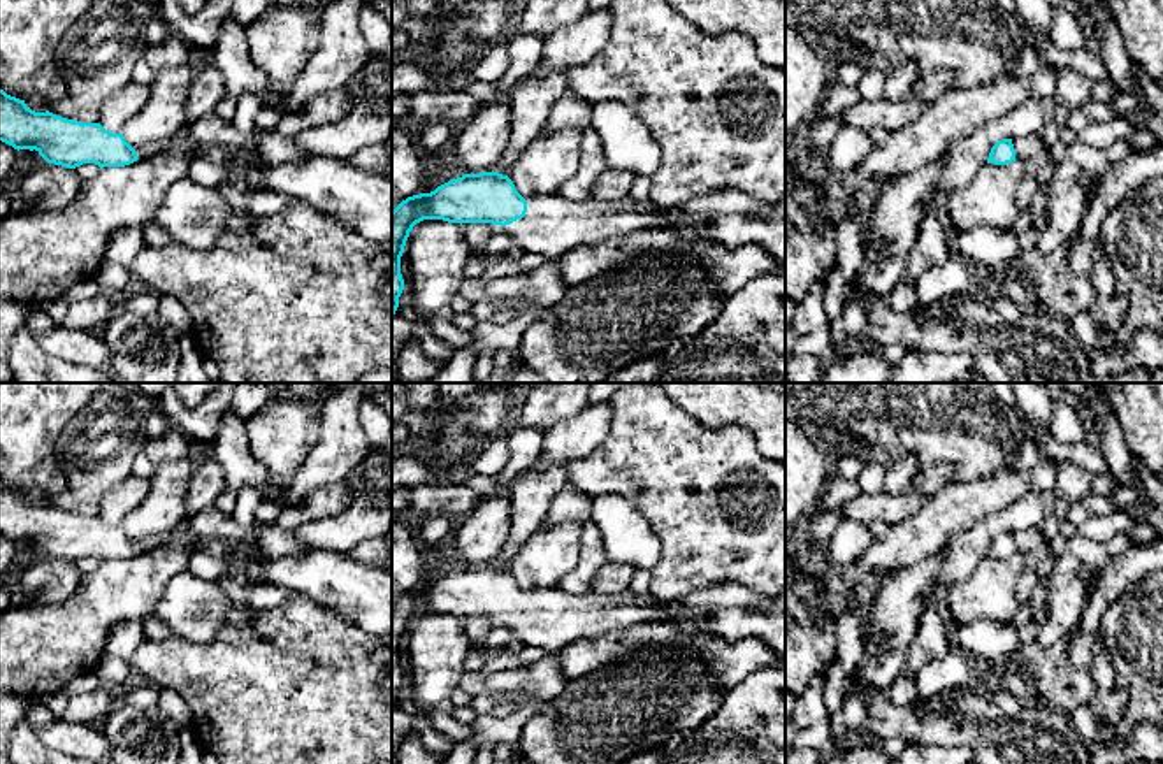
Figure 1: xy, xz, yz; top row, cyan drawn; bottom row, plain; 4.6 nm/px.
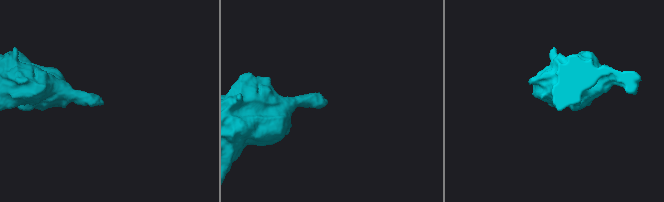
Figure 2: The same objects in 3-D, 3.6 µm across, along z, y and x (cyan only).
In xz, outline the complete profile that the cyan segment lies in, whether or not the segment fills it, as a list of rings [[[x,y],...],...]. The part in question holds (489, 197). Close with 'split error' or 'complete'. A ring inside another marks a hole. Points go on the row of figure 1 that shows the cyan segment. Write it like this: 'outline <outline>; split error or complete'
outline [[[499,172],[464,174],[430,193],[408,197],[392,211],[392,314],[404,290],[401,256],[413,227],[423,220],[504,227],[516,248],[557,262],[564,253],[631,232],[668,228],[710,239],[715,216],[676,218],[675,211],[643,213],[627,198],[573,202],[559,195],[524,198]]]; split error

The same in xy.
outline [[[0,90],[0,141],[14,149],[37,151],[47,163],[76,169],[83,163],[104,167],[125,167],[134,162],[142,162],[155,155],[165,153],[174,146],[174,137],[167,141],[149,141],[139,146],[130,146],[123,133],[112,133],[100,123],[81,123],[56,116],[49,111],[35,112],[25,100],[7,95]]]; split error

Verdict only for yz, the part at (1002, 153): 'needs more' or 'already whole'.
needs more

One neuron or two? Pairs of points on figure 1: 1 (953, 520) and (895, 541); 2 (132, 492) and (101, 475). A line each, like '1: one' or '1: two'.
1: one
2: two

